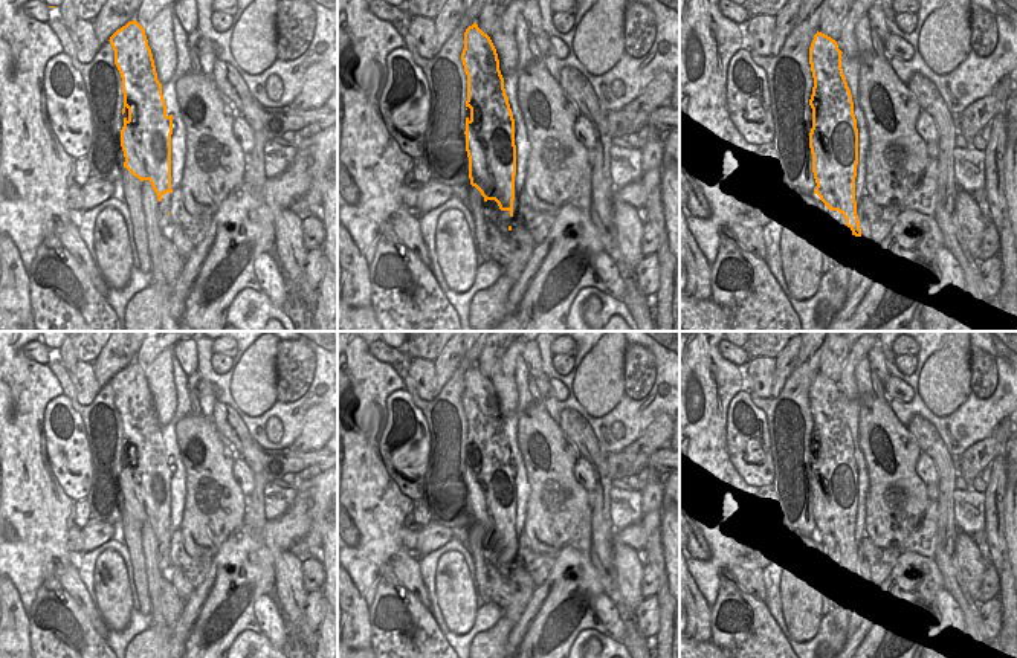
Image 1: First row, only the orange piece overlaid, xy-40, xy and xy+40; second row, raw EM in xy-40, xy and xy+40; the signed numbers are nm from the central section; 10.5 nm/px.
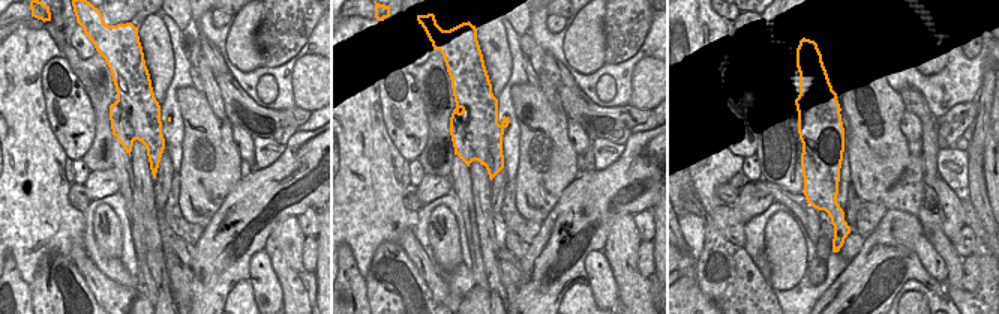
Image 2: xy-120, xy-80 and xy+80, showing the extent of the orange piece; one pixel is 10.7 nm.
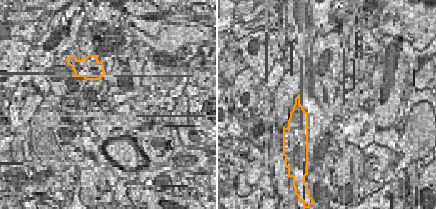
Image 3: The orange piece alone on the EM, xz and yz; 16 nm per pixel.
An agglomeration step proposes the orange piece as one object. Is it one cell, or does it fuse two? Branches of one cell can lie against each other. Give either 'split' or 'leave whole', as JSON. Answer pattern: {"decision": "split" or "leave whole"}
{"decision": "split"}

